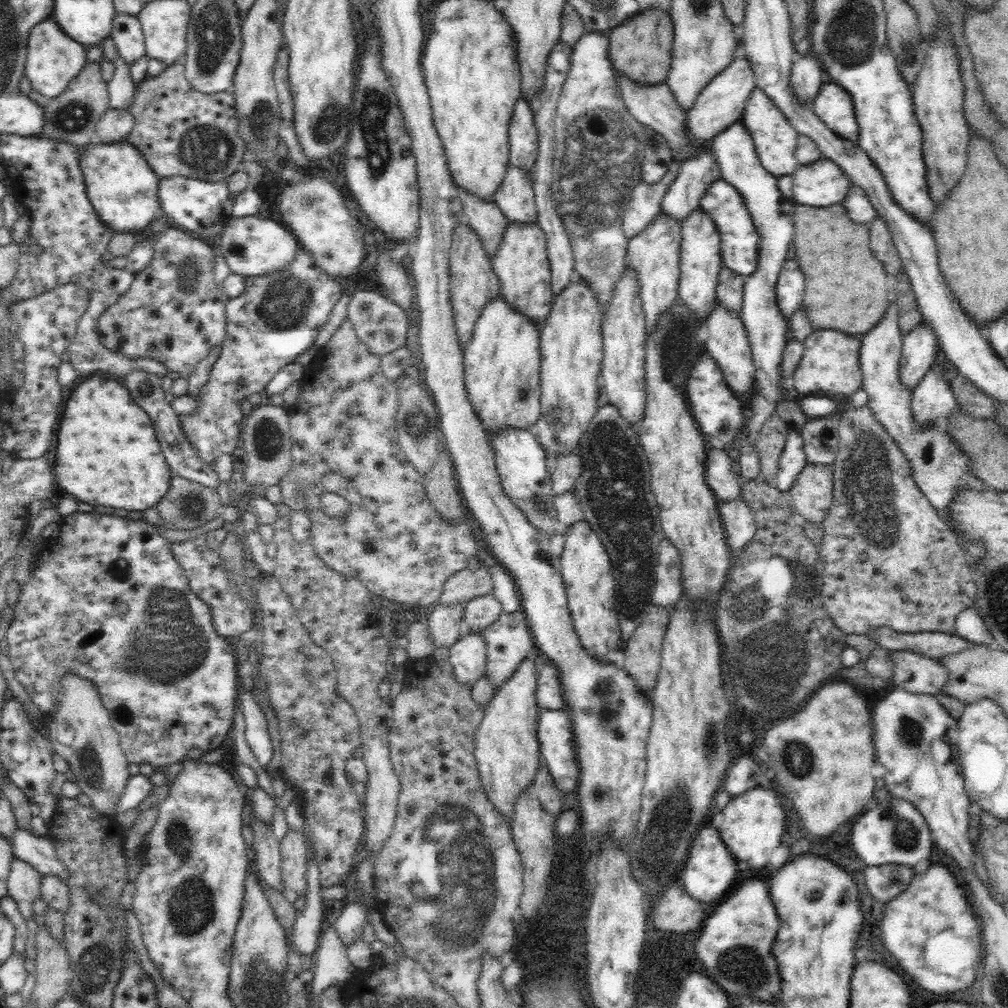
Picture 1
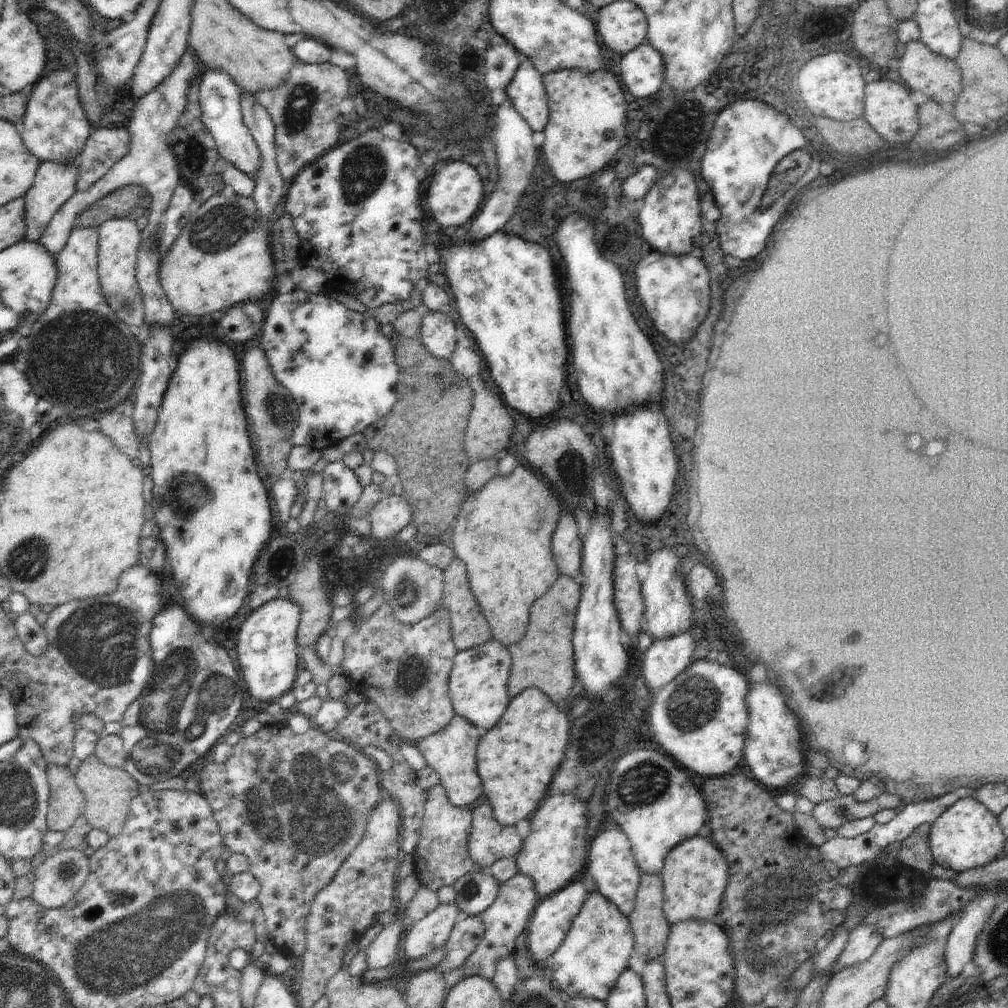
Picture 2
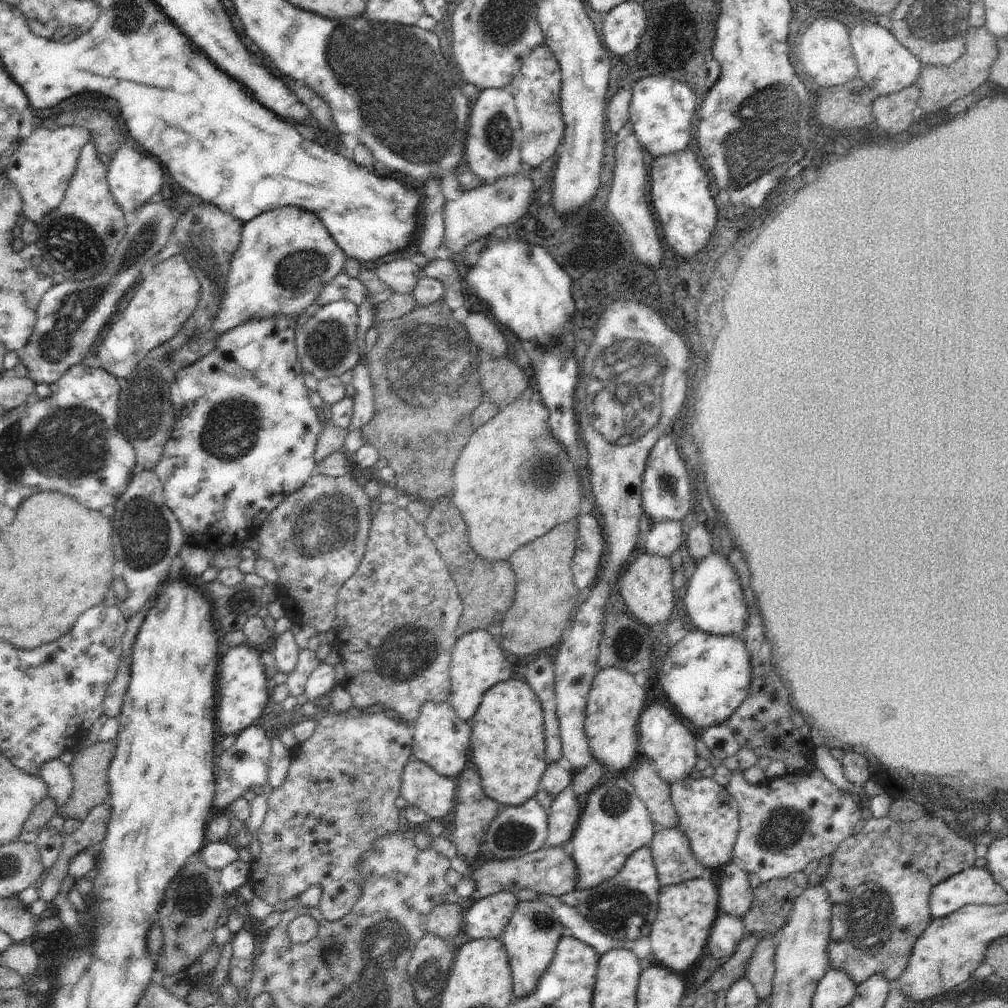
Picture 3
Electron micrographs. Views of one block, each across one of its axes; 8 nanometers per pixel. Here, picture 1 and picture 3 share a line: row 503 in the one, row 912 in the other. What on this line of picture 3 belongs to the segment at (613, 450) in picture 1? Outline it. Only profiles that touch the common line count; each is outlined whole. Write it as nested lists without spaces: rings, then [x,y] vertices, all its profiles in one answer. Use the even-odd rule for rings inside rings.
[[[646,845],[630,855],[612,880],[590,890],[573,890],[560,896],[559,900],[577,908],[598,932],[614,940],[628,942],[650,934],[658,912],[660,887],[650,845]]]

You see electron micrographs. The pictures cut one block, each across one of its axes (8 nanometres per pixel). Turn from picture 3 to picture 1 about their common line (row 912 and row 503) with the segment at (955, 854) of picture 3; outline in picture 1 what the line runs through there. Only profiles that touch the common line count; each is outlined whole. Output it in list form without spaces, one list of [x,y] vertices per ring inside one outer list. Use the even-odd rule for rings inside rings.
[[[867,405],[862,408],[846,408],[841,412],[839,422],[839,447],[832,464],[833,472],[833,501],[827,517],[823,520],[822,526],[825,533],[818,554],[823,558],[824,570],[822,575],[822,588],[820,591],[820,602],[829,612],[830,619],[846,634],[869,634],[876,627],[892,627],[896,632],[955,632],[956,617],[969,606],[973,606],[977,599],[977,588],[974,582],[975,571],[967,558],[962,542],[958,534],[939,515],[939,512],[932,506],[927,496],[918,488],[912,474],[912,467],[906,455],[898,448],[896,441],[886,432],[886,429],[876,420],[874,413]]]

